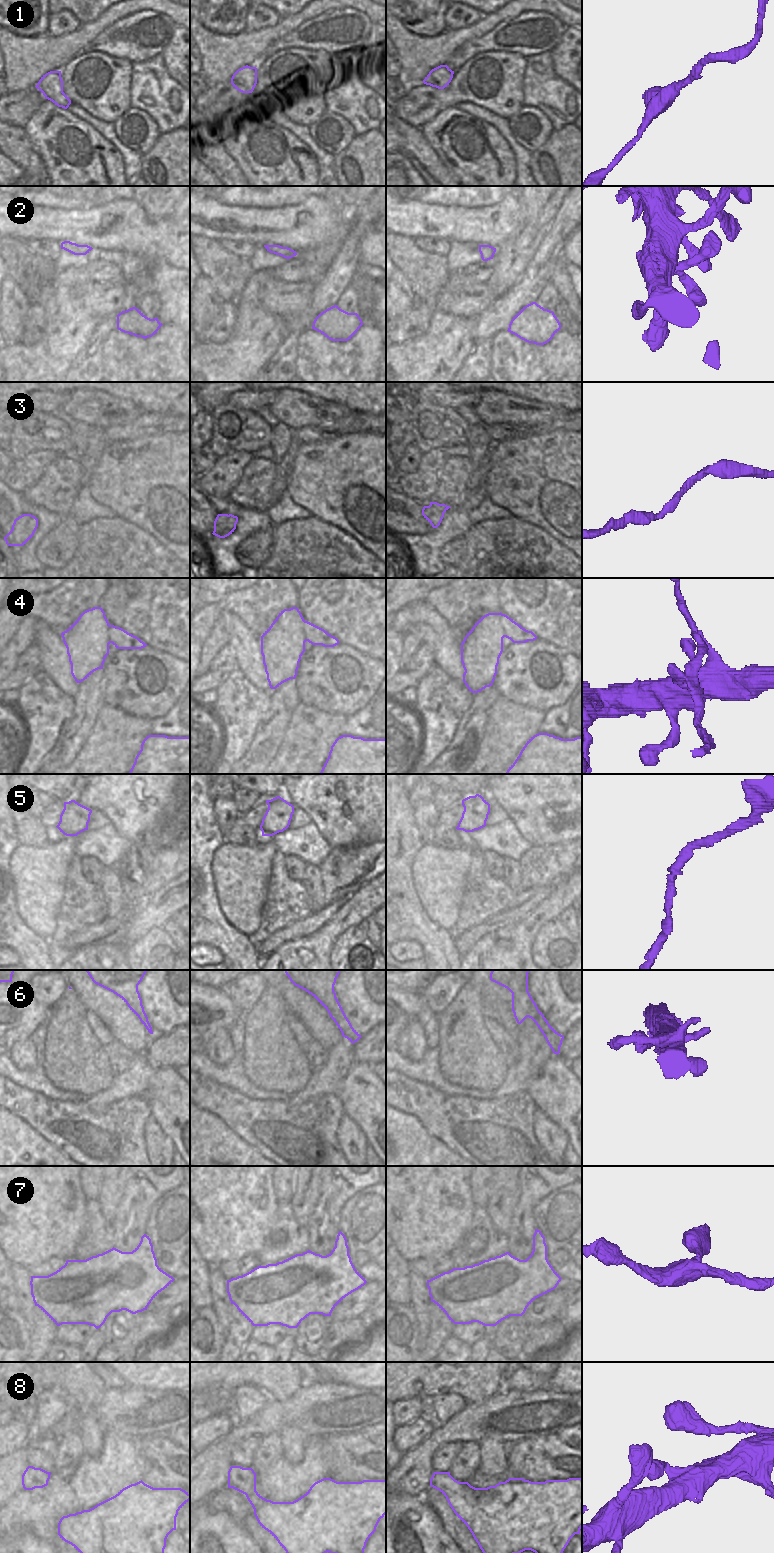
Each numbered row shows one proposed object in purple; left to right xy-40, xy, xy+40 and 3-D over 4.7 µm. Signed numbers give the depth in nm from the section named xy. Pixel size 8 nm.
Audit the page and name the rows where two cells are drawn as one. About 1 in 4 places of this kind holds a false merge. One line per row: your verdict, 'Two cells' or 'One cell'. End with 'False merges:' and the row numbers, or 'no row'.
1: One cell
2: One cell
3: One cell
4: Two cells
5: One cell
6: One cell
7: One cell
8: One cell
False merges: 4

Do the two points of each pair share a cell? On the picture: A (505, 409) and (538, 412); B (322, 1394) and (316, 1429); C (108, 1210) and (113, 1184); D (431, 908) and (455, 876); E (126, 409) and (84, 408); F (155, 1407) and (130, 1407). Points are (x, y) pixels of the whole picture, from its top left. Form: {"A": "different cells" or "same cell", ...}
{"A": "same cell", "B": "same cell", "C": "same cell", "D": "same cell", "E": "same cell", "F": "same cell"}

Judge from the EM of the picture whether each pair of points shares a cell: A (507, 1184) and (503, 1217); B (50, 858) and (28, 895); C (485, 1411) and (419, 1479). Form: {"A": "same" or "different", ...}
{"A": "same", "B": "same", "C": "same"}

